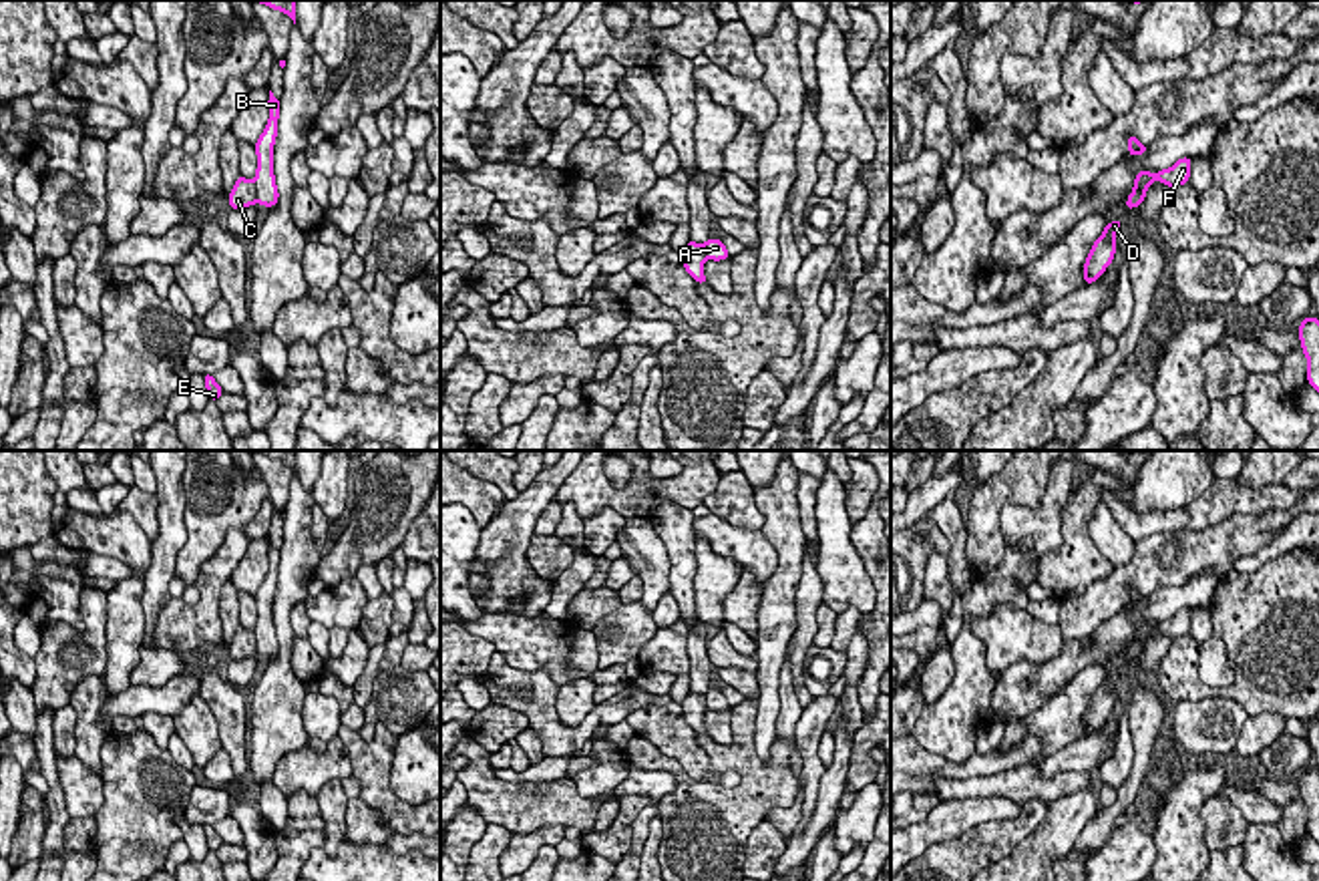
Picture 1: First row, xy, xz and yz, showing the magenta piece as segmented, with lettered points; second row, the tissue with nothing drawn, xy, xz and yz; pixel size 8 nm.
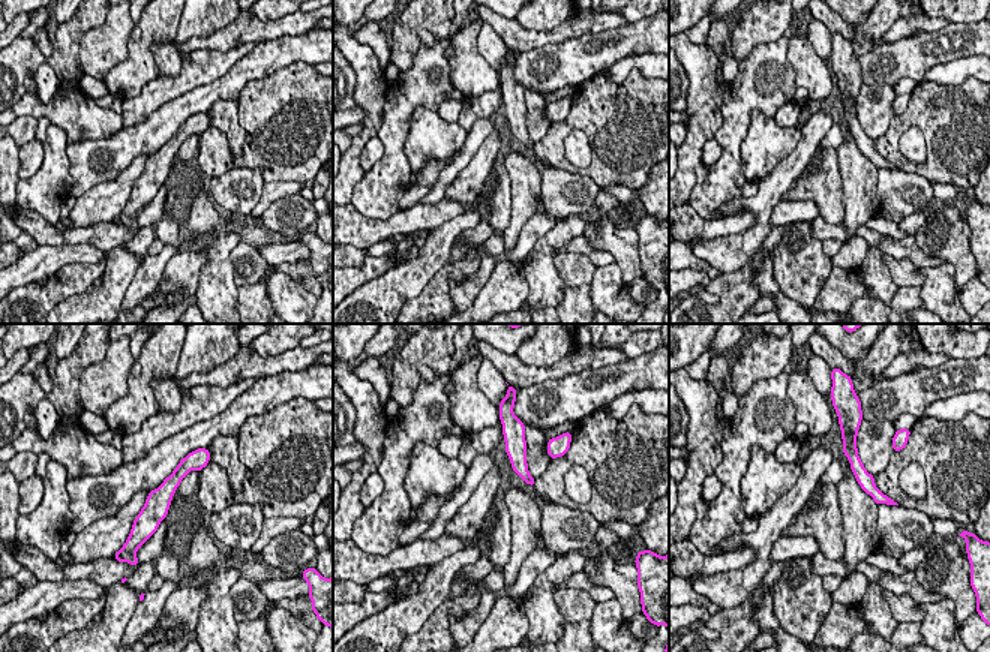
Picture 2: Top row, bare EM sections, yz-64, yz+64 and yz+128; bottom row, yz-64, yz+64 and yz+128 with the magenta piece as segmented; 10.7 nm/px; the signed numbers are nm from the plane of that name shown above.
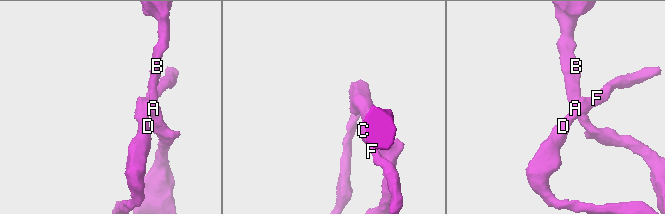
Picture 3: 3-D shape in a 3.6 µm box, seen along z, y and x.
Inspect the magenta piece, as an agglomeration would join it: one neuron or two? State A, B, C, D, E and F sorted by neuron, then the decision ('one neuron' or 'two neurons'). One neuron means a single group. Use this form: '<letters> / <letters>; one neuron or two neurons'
A B / C D E F; two neurons

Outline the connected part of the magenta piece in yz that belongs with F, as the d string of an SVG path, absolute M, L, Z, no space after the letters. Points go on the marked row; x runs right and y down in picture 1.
M1182 157L1170 169L1162 169L1162 171L1154 173L1152 183L1158 179L1160 183L1164 183L1172 189L1188 183L1188 179L1190 179L1190 159L1192 157Z

